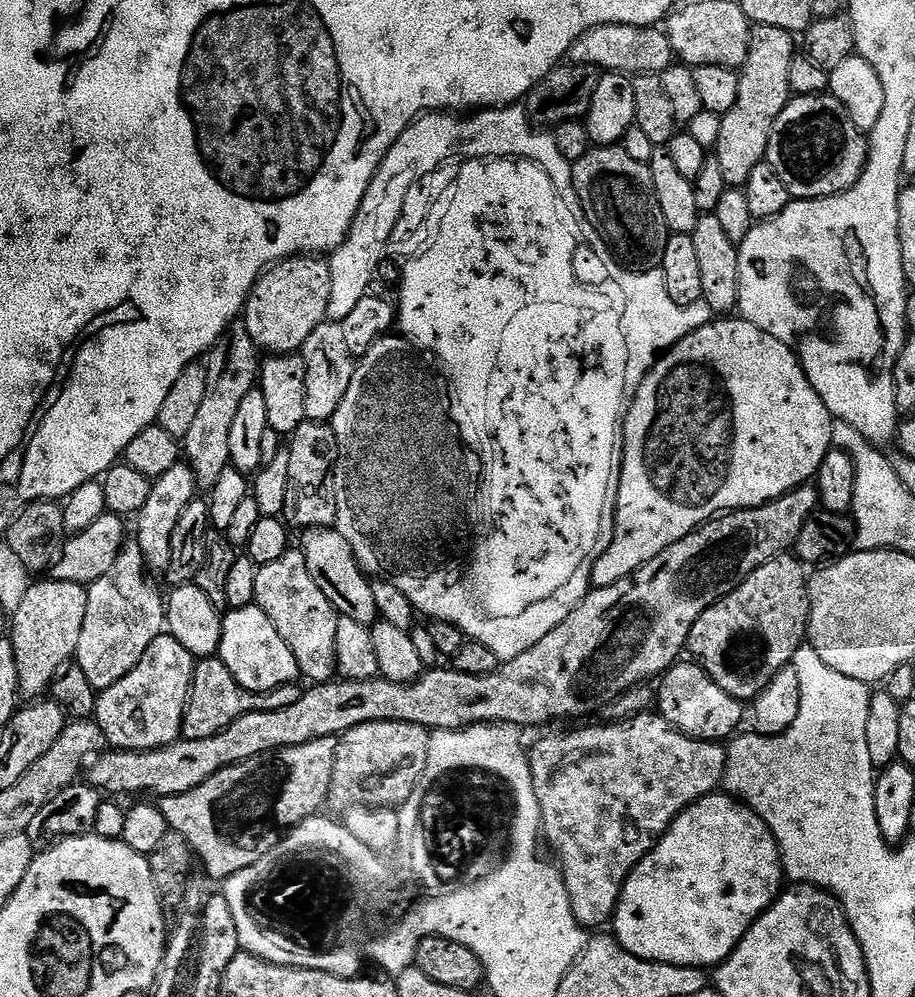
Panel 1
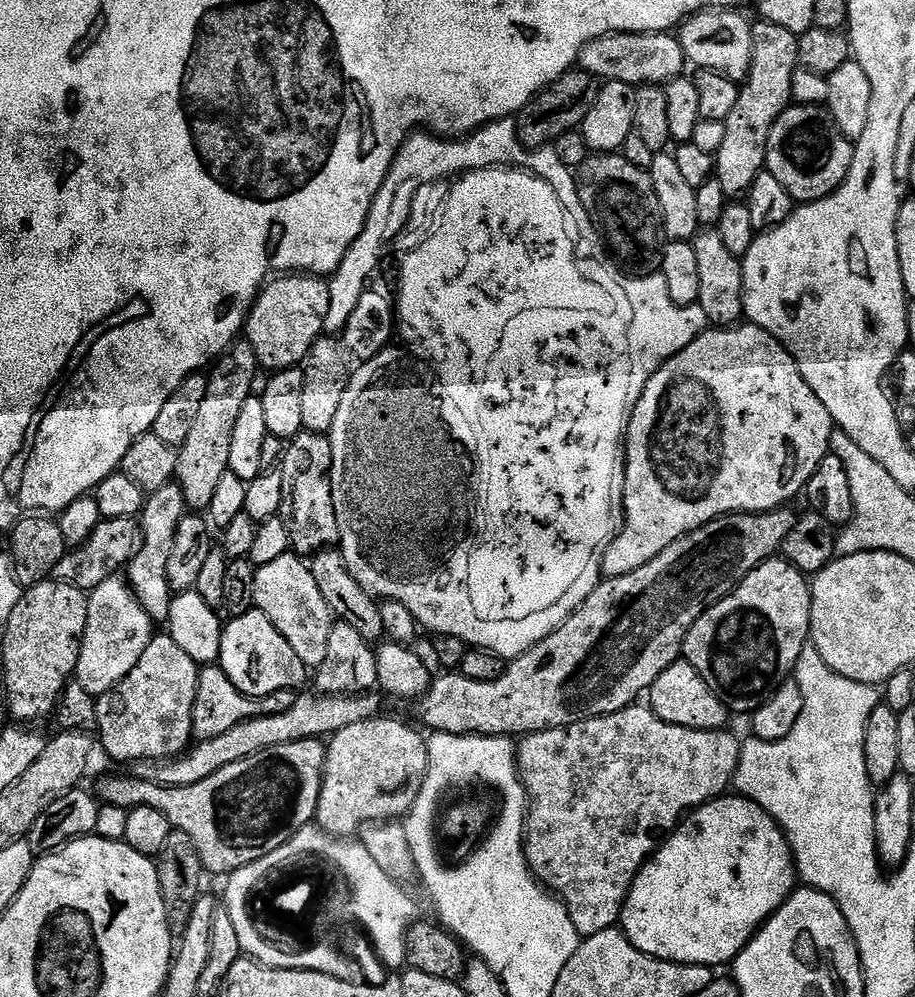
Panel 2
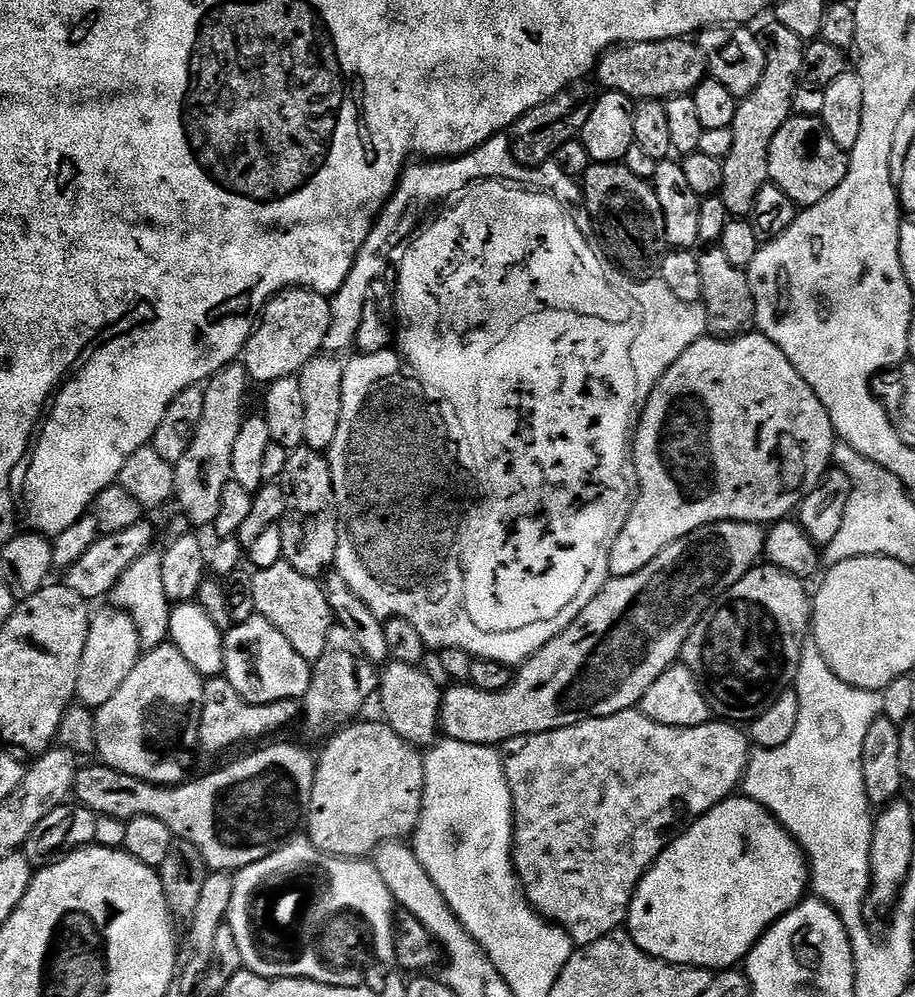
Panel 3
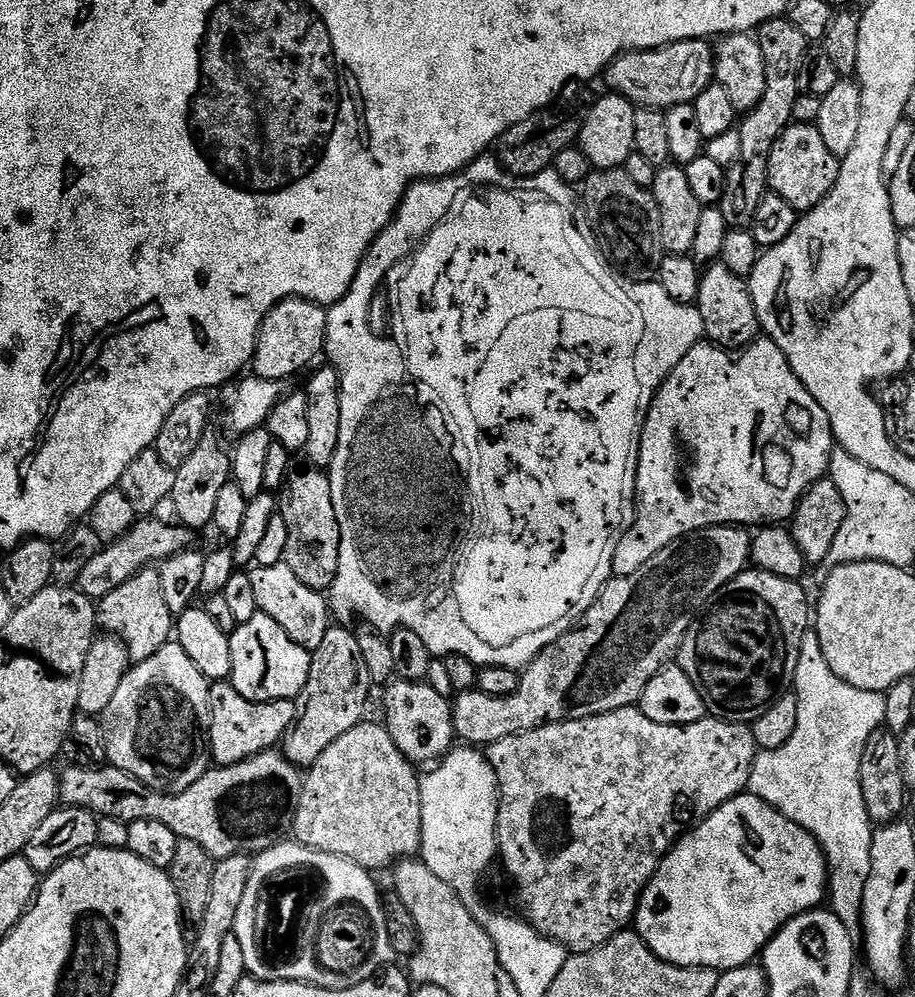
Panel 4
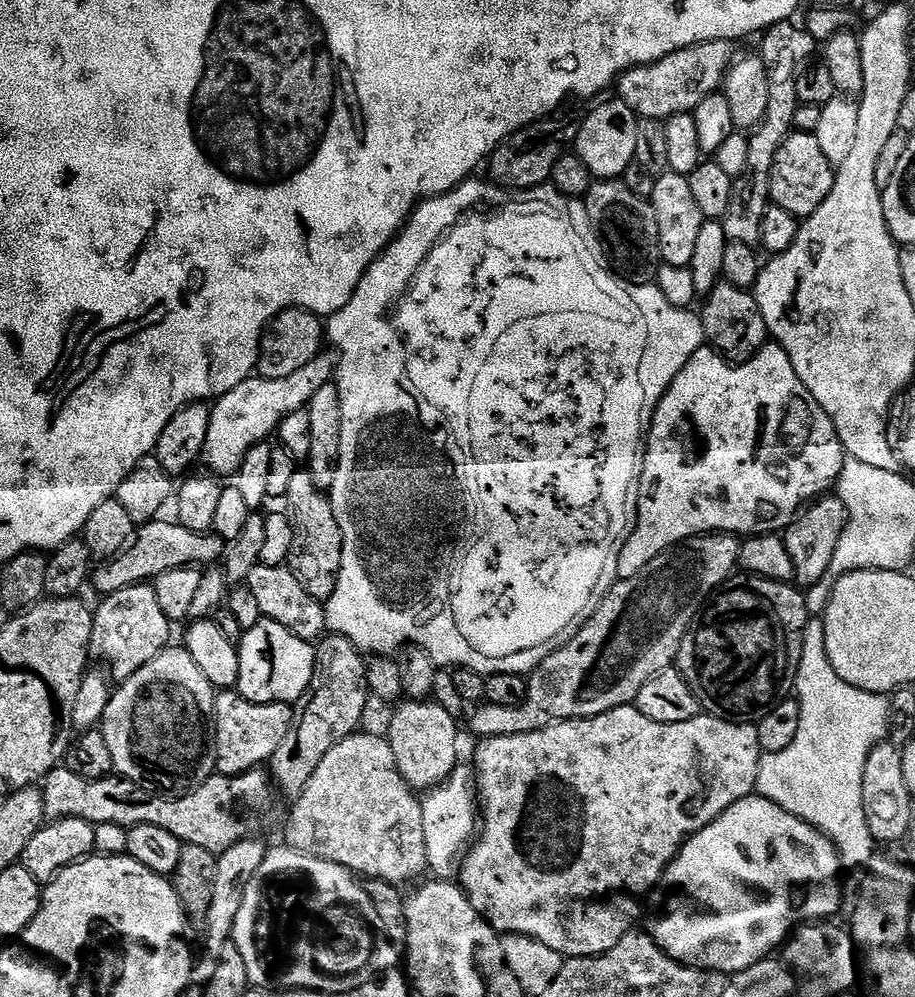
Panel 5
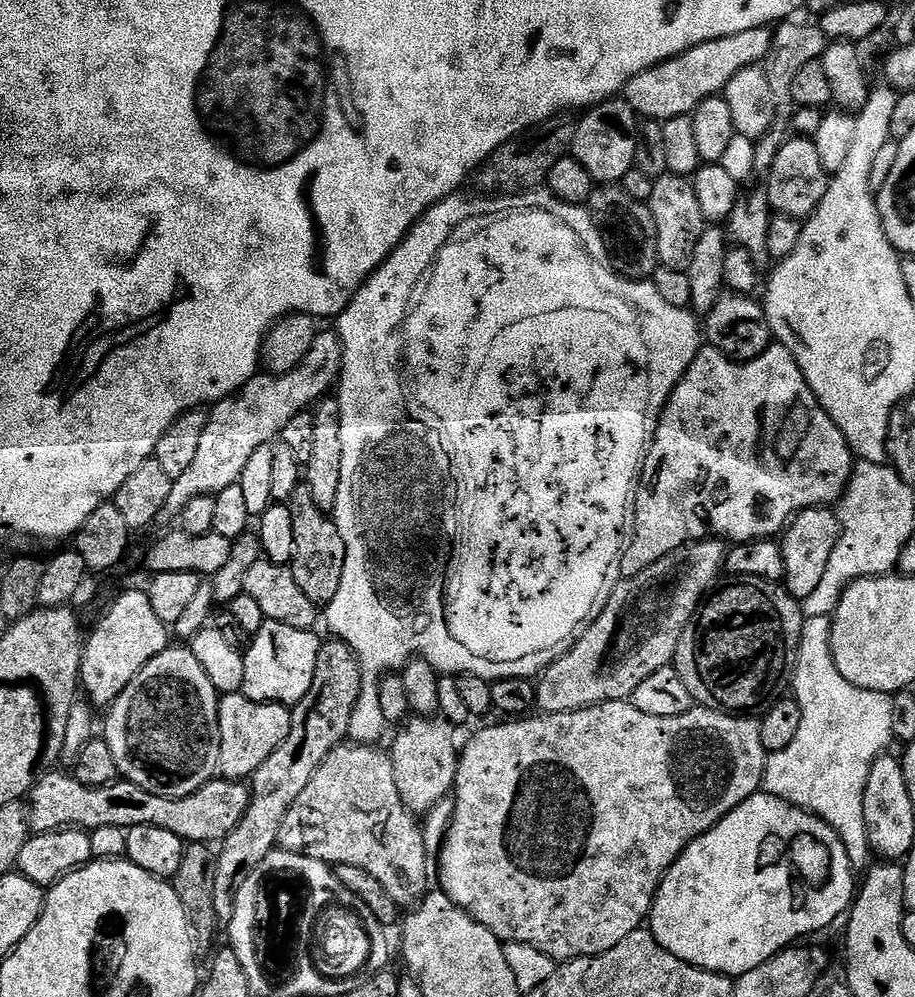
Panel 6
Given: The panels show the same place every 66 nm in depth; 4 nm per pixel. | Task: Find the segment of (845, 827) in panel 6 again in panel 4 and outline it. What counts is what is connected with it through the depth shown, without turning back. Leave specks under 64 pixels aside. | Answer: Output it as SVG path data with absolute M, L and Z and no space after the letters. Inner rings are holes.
M810 630L802 638L802 650L798 654L794 695L798 702L798 726L794 729L790 742L786 742L786 746L769 752L757 751L748 788L751 795L762 798L770 806L774 806L782 815L790 818L790 822L801 824L819 842L820 849L828 859L826 896L830 901L830 910L846 926L849 934L856 938L862 932L860 907L866 878L870 874L870 846L874 831L873 822L866 810L866 802L862 798L860 767L862 750L866 750L870 734L881 731L884 722L884 693L858 690L850 686L850 682L838 678L838 674L830 670L826 654L822 654L822 642L818 642L818 634Z

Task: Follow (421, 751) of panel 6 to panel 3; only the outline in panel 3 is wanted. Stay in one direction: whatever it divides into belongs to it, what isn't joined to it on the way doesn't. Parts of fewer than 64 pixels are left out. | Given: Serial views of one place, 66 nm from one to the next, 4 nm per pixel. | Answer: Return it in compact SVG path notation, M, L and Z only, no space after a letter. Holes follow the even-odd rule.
M392 660L383 665L378 676L378 701L384 711L383 719L407 744L417 750L427 750L437 743L441 735L440 707L444 704L444 692L424 672L423 667Z

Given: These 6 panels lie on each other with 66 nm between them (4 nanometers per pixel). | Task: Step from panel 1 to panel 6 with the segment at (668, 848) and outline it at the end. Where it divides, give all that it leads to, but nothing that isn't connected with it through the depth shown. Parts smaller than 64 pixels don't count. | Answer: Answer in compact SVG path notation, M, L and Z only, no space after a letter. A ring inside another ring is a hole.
M761 790L755 796L746 798L742 806L726 814L726 818L719 820L709 832L692 841L688 849L669 866L652 903L650 931L652 937L663 948L670 950L670 954L674 954L674 958L695 968L704 968L707 972L721 972L723 976L735 978L746 974L746 970L754 970L754 966L762 966L762 962L774 958L784 949L803 941L800 940L803 936L812 936L815 932L830 927L840 915L841 919L851 909L858 891L858 880L857 877L856 880L852 877L852 872L854 872L854 866L846 854L846 846L829 824L824 820L819 820L813 812L807 812L806 809L794 806L777 796L769 796L767 792Z

